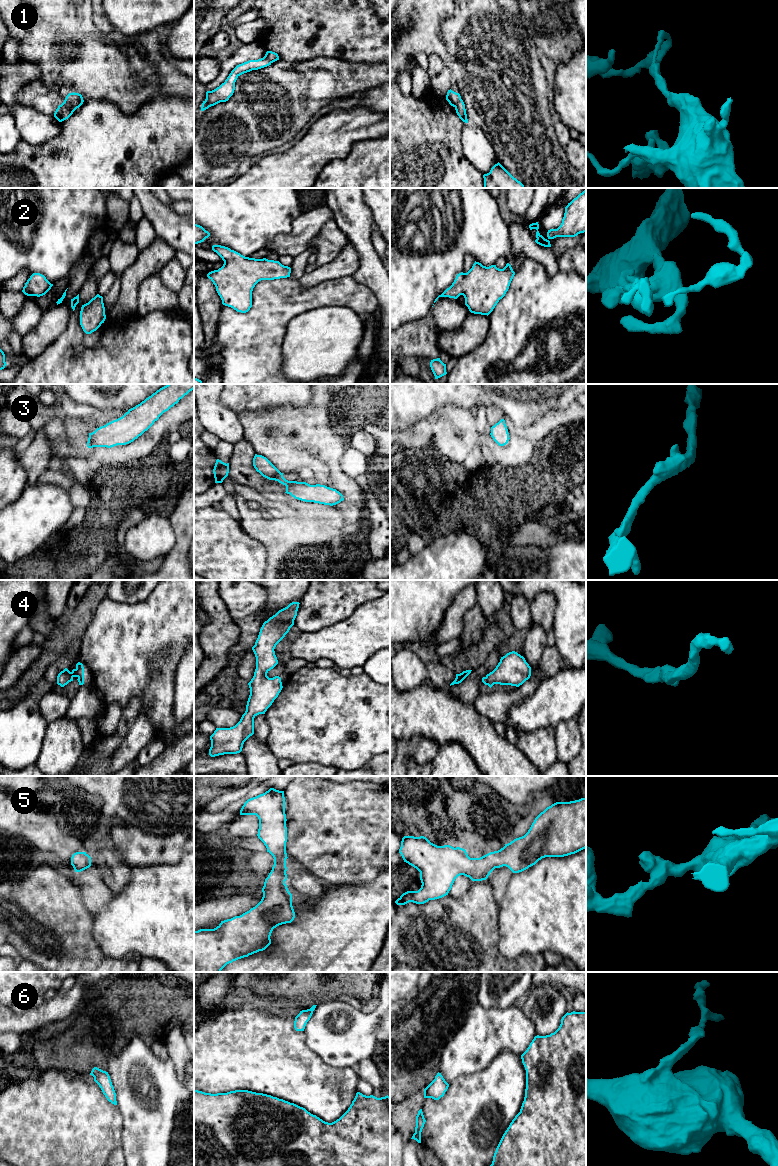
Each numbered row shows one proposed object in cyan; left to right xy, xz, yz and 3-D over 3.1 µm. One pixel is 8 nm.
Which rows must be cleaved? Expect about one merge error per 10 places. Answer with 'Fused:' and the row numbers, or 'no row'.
Fused: 1

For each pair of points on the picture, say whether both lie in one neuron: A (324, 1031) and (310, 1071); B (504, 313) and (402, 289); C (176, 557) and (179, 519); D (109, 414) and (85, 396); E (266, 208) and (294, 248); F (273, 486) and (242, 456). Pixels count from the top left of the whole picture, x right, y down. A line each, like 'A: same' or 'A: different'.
A: different
B: different
C: same
D: different
E: different
F: same

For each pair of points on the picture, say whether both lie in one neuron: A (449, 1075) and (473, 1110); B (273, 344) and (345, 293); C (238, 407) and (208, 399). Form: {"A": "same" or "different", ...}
{"A": "different", "B": "same", "C": "different"}

